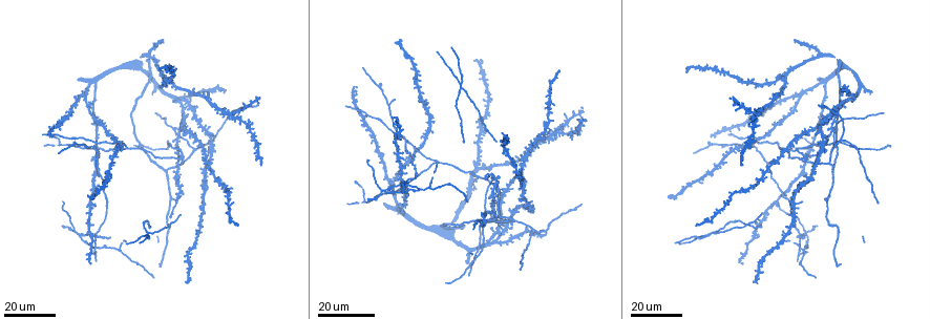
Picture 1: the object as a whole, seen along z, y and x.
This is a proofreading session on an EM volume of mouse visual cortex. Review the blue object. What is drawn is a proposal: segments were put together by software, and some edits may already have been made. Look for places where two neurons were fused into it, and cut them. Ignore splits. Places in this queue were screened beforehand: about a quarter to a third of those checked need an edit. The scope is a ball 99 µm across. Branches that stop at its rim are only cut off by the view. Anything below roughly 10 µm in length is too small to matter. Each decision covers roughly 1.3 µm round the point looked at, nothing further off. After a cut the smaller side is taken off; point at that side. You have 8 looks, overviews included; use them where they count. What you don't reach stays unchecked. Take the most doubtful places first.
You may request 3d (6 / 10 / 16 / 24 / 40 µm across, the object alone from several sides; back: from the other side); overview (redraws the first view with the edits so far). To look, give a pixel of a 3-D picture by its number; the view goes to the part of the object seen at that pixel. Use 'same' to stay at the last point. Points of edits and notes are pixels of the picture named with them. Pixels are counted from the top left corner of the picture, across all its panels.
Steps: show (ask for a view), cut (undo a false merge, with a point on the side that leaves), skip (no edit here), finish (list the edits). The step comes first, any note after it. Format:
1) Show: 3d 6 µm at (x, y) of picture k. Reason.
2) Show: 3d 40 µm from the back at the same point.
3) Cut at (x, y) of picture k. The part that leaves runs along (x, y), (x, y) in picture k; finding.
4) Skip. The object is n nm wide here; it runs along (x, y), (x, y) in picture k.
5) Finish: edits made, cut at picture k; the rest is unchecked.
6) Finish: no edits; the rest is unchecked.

Show: 3d 24 µm at (712, 232) of picture 1. Three arms meet.

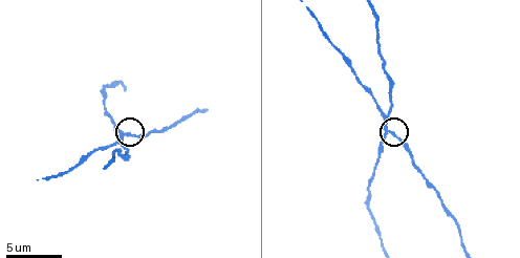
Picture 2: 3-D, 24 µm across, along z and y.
Show: 3d 10 µm at (385, 132) of picture 2. Closer look.

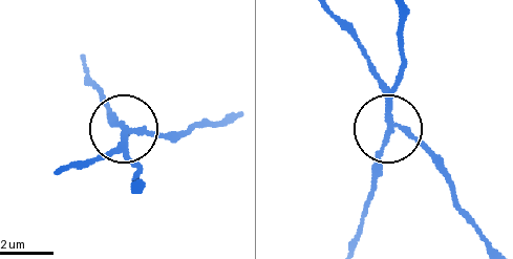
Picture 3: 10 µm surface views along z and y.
Cut at (134, 163) of picture 3. The object is 180 nm wide here; the part that leaves runs along (126, 141), (85, 66) in picture 3; two neurons meet here.

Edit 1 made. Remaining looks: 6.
Show: overview.

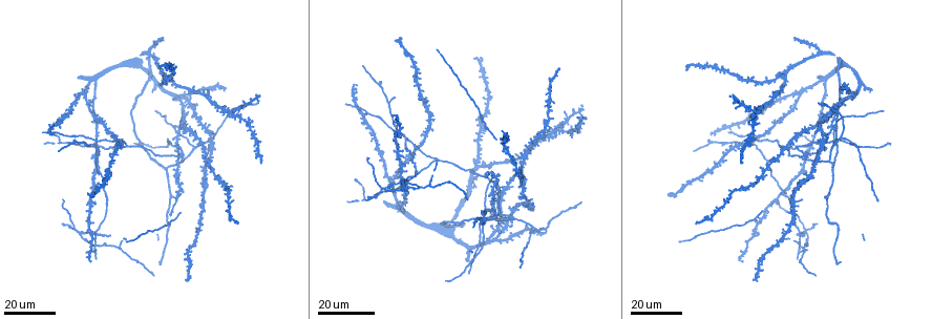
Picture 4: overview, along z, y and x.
Show: 3d 24 µm at (800, 156) of picture 4. Side arm on a straight run.

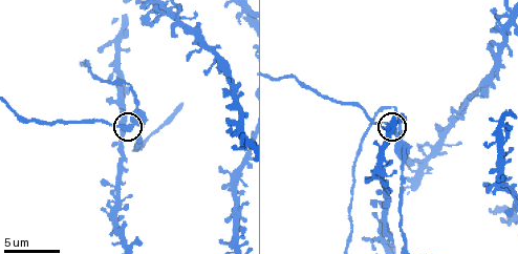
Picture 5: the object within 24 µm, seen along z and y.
Show: 3d 10 µm at (400, 137) of picture 5.

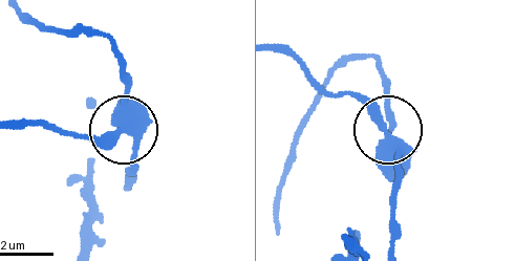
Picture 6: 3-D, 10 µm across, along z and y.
Skip. It runs along (390, 243), (398, 148), (386, 132), (384, 142), (390, 124) in picture 6; one neuron here.

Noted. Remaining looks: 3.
Show: 3d 24 µm at (832, 128) of picture 4. Looks like a crossing.

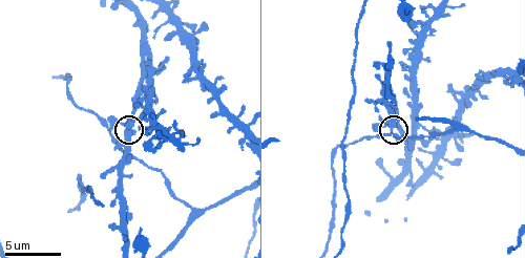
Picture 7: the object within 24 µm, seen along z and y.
Show: 3d 10 µm at the same point.

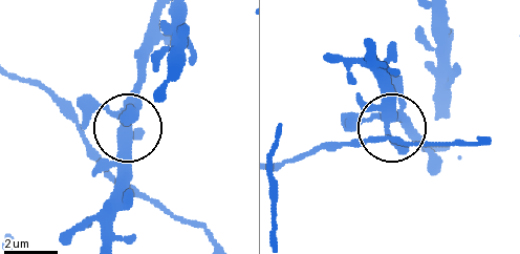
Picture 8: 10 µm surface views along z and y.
Skip. The object is 320 nm wide here; continuous, no second neuron.

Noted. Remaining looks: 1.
Finish: edits made, cut at picture 3; the rest is unchecked.

